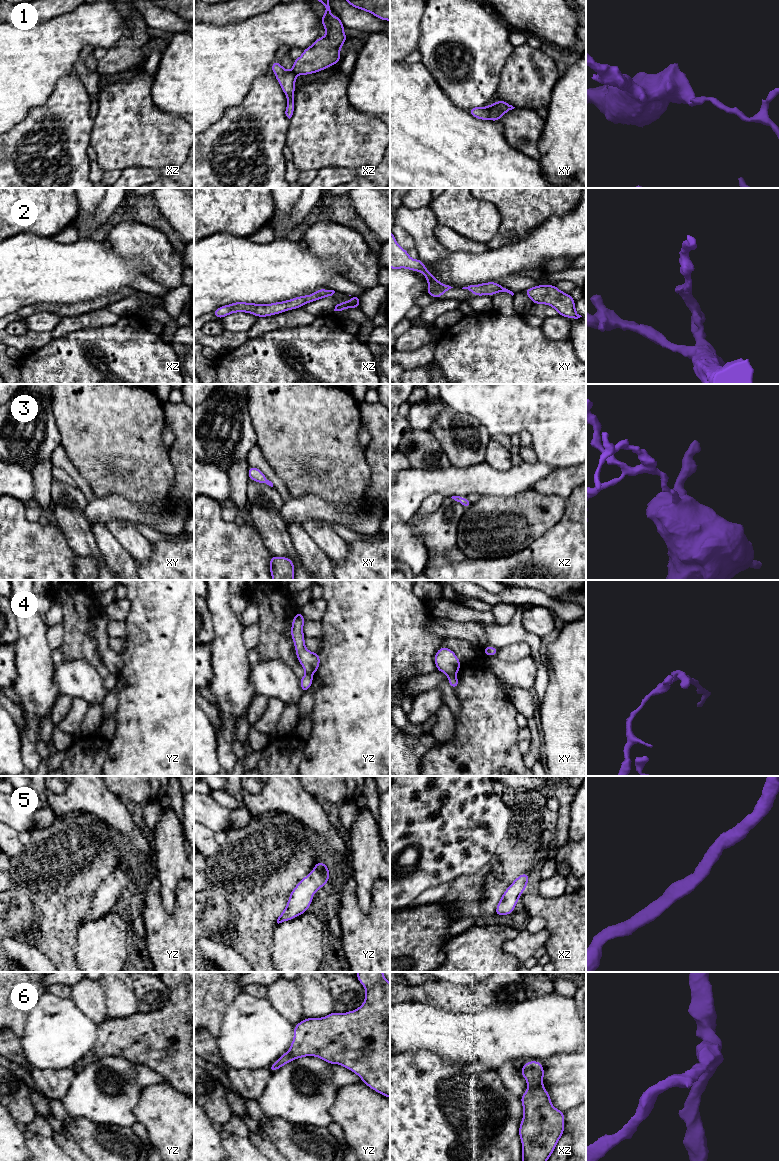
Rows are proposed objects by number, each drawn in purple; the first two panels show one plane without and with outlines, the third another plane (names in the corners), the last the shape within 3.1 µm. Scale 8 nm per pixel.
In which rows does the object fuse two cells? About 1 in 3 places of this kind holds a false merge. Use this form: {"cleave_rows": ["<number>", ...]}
{"cleave_rows": ["1", "4"]}

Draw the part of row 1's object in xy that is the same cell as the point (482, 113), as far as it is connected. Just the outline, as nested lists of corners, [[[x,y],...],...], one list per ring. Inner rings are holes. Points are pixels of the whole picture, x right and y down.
[[[490,106],[473,107],[468,111],[474,118],[478,118],[480,120],[487,120],[490,114]]]

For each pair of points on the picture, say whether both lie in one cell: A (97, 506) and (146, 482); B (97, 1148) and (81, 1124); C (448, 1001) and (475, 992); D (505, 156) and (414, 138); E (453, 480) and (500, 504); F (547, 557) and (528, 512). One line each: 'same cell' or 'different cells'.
A: different cells
B: same cell
C: same cell
D: same cell
E: different cells
F: different cells

